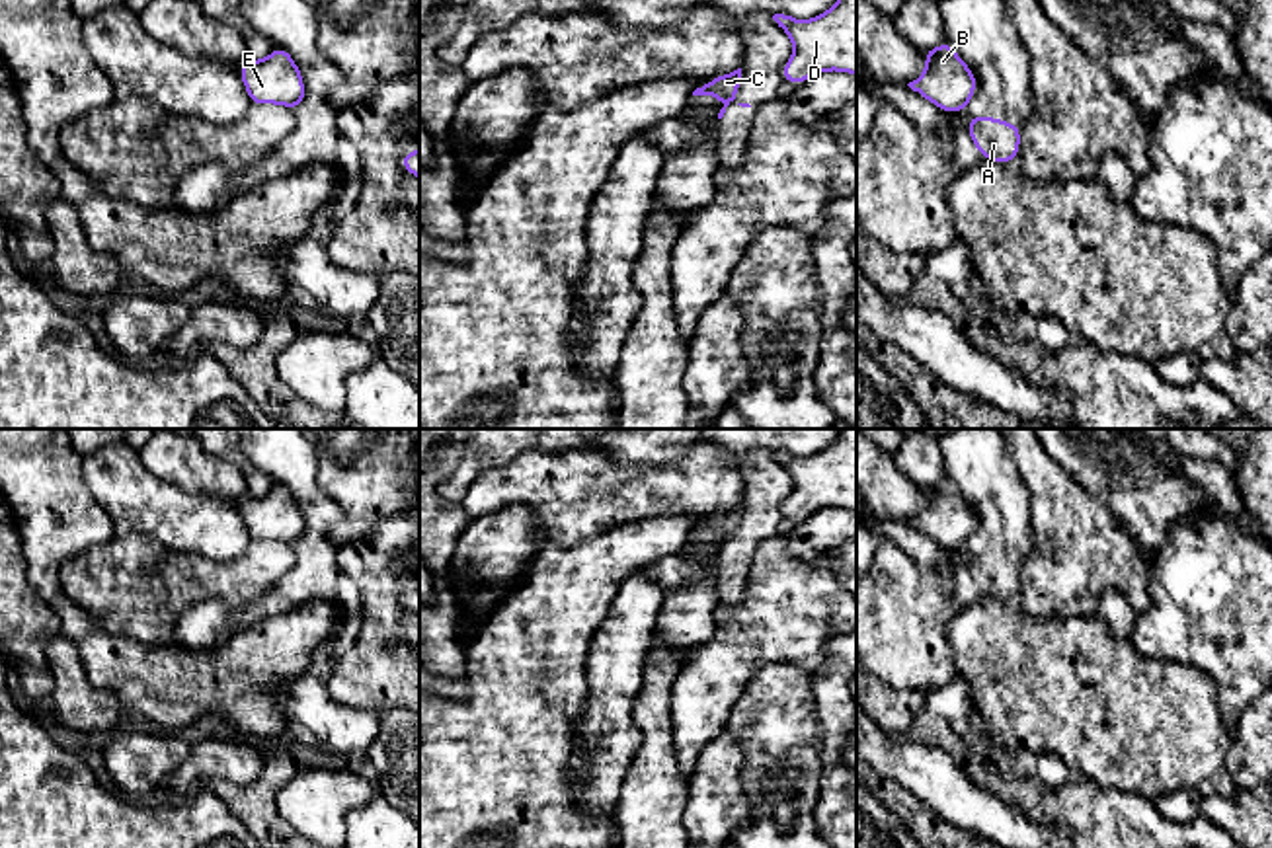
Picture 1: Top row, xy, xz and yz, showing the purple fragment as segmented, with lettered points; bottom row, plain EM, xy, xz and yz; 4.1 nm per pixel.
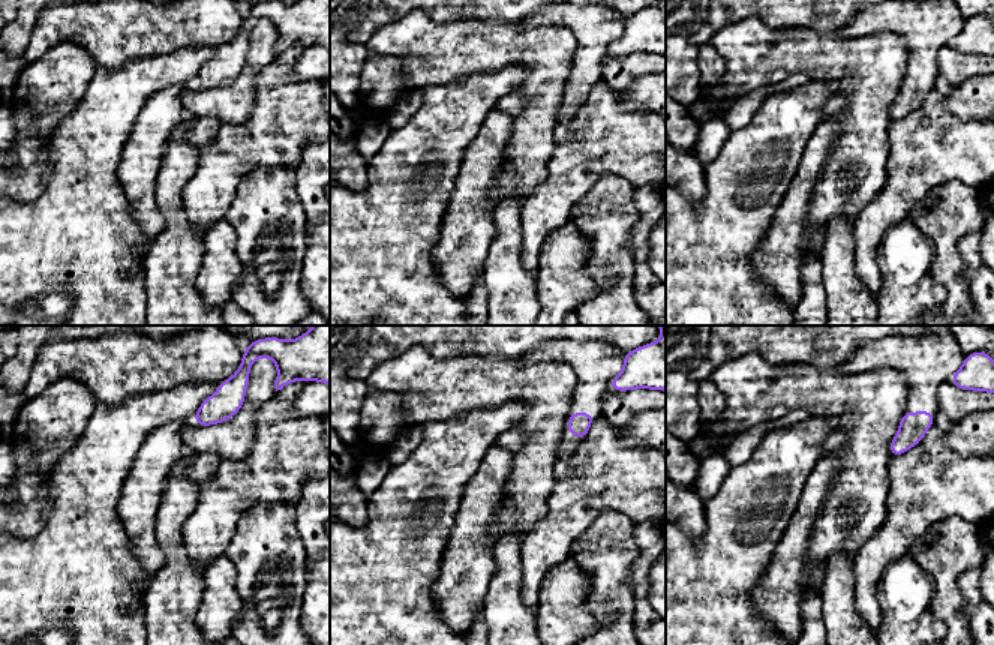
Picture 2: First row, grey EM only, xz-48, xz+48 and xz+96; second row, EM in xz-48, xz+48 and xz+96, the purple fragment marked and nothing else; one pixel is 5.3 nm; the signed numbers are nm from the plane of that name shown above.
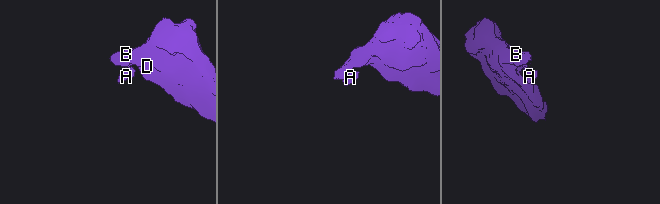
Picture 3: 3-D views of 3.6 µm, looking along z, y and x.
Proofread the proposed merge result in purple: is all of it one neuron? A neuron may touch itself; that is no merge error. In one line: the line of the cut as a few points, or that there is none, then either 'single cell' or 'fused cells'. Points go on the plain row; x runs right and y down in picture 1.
yz (966, 539), (962, 544) | fused cells

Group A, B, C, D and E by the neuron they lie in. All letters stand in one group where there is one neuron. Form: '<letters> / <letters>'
A / B C D E

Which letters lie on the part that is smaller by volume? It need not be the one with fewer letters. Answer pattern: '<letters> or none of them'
A

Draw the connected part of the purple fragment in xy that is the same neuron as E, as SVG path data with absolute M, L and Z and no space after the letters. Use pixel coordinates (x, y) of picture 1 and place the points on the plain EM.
M281 483L263 497L244 495L240 515L252 542L275 540L293 546L304 536L304 515L291 489Z

